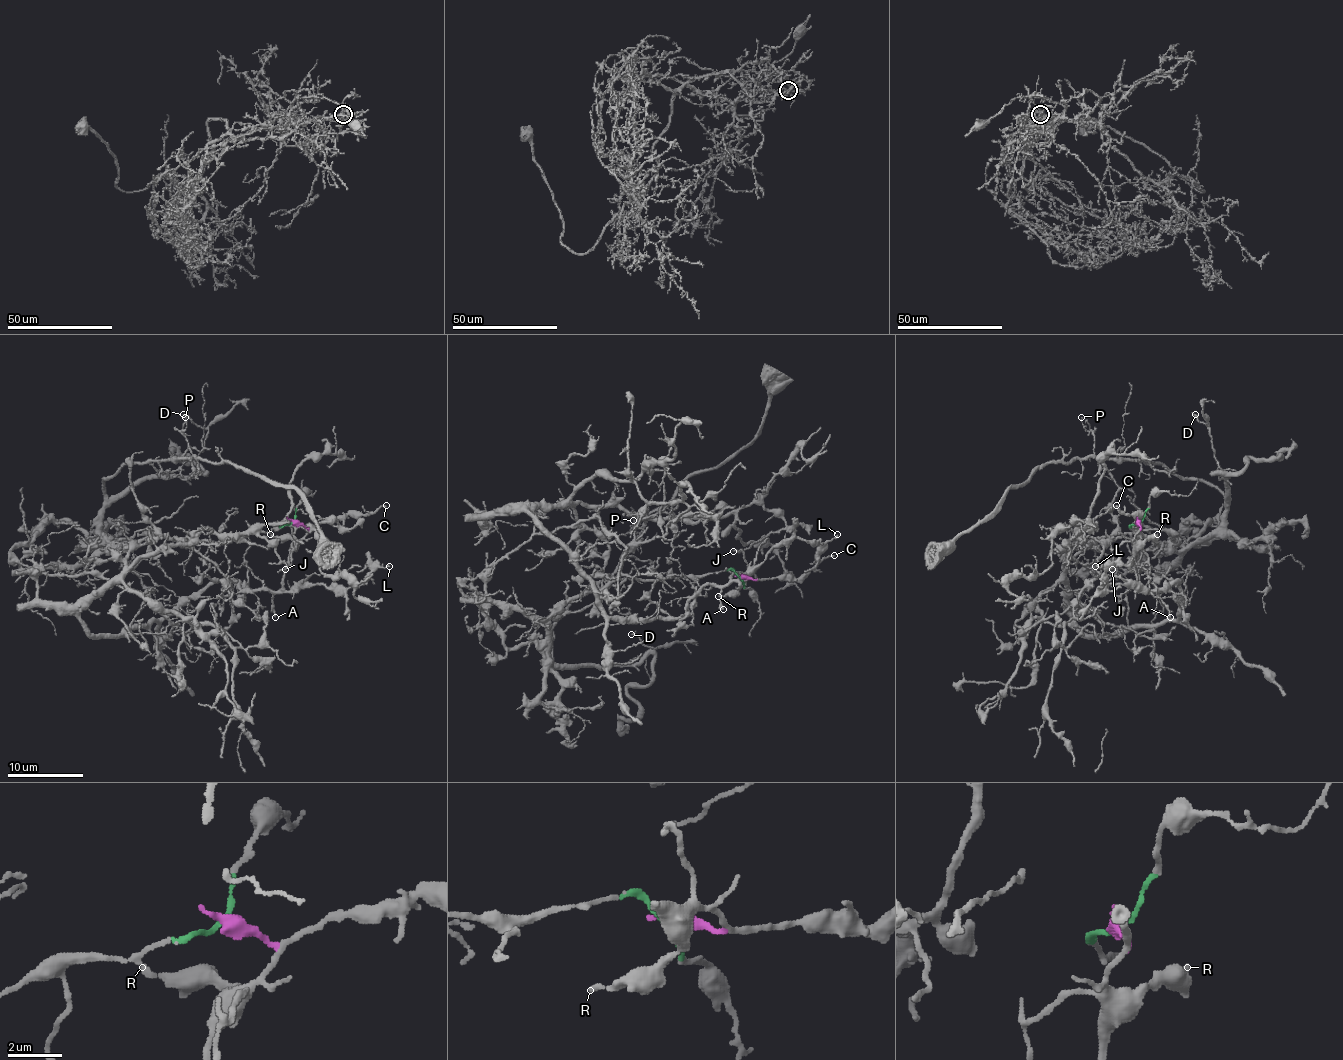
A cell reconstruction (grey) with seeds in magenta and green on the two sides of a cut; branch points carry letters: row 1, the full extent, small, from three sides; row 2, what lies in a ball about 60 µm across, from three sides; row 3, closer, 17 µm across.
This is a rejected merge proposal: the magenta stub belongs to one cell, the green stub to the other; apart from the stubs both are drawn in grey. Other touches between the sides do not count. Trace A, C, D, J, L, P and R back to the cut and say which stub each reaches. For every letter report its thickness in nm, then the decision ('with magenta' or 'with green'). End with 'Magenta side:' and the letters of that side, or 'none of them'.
A: calibre 170 nm; with magenta
C: calibre 190 nm; with magenta
D: calibre 240 nm; with green
J: calibre 130 nm; with magenta
L: calibre 180 nm; with magenta
P: calibre 90 nm; with green
R: calibre 200 nm; with magenta
Magenta side: A, C, J, L, R

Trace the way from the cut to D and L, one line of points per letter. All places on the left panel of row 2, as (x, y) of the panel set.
D: (293, 522), (232, 541), (98, 543), (106, 509), (148, 478), (188, 476), (197, 465), (207, 431), (182, 413)
L: (293, 522), (308, 532), (289, 556), (283, 583), (287, 591), (358, 587), (390, 566)

